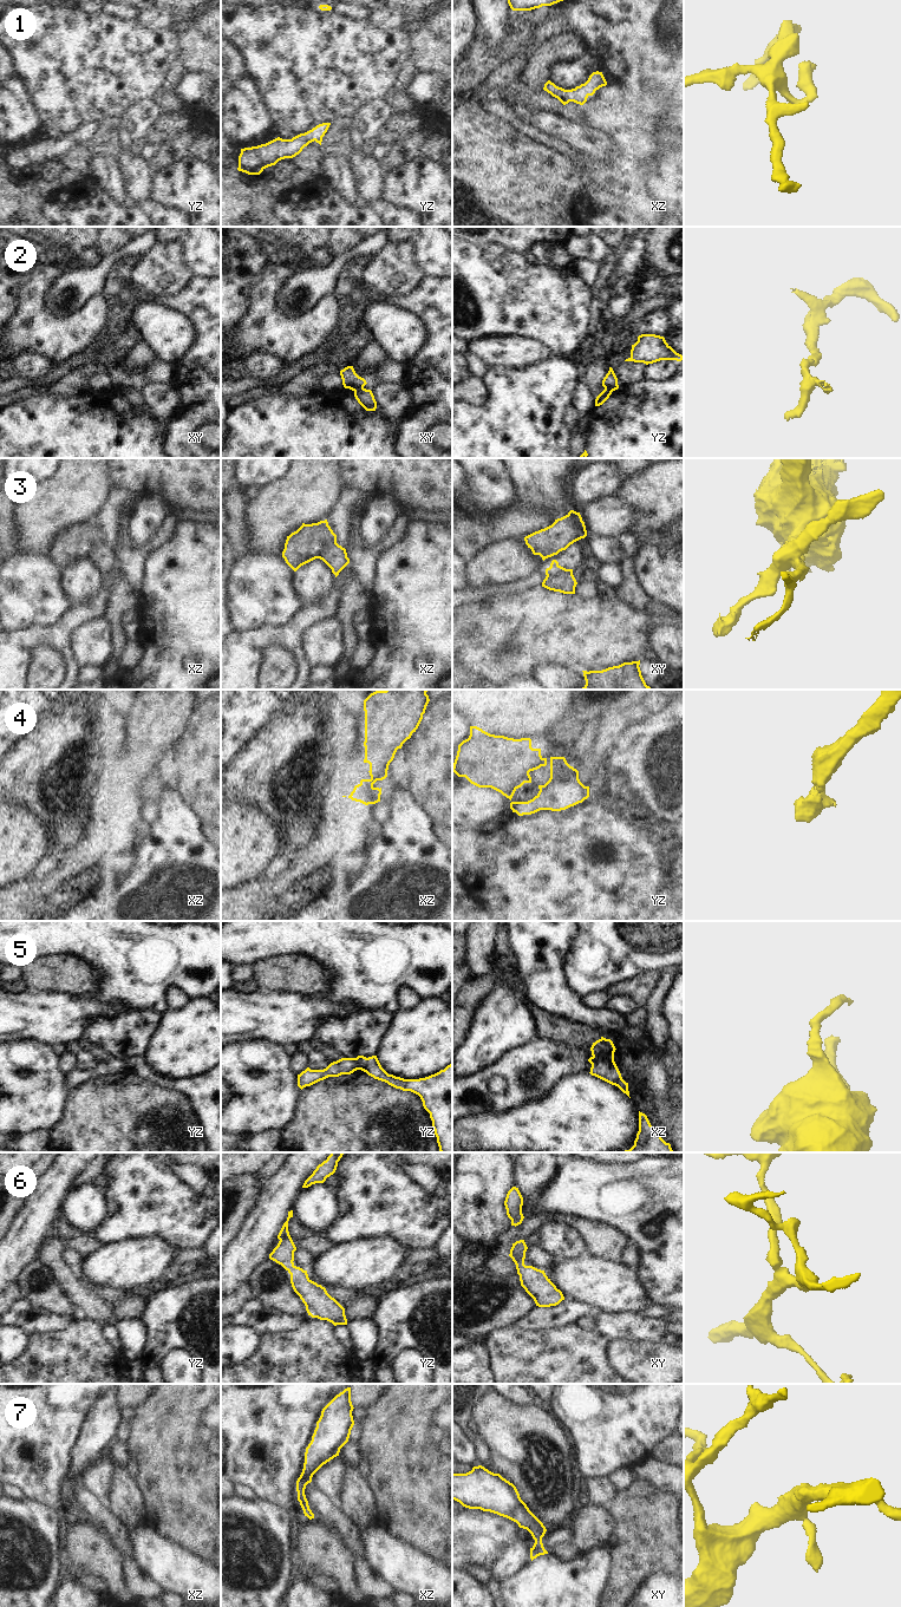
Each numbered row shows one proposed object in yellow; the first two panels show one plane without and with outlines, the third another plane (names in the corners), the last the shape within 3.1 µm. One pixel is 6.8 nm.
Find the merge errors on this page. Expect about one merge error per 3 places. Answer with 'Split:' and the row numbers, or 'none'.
Split: 2, 3, 4, 5

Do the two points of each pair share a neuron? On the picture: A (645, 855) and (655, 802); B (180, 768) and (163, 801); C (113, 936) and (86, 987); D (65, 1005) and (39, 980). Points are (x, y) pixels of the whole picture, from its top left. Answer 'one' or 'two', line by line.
A: two
B: two
C: two
D: two

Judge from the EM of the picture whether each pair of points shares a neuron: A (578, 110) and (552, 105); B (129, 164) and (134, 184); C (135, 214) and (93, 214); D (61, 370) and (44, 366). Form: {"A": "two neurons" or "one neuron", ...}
{"A": "one neuron", "B": "one neuron", "C": "one neuron", "D": "two neurons"}

